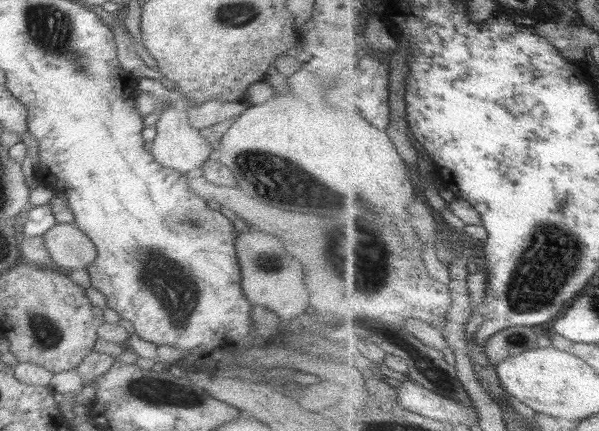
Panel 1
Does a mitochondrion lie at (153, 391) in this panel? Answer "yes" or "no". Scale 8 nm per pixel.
yes

